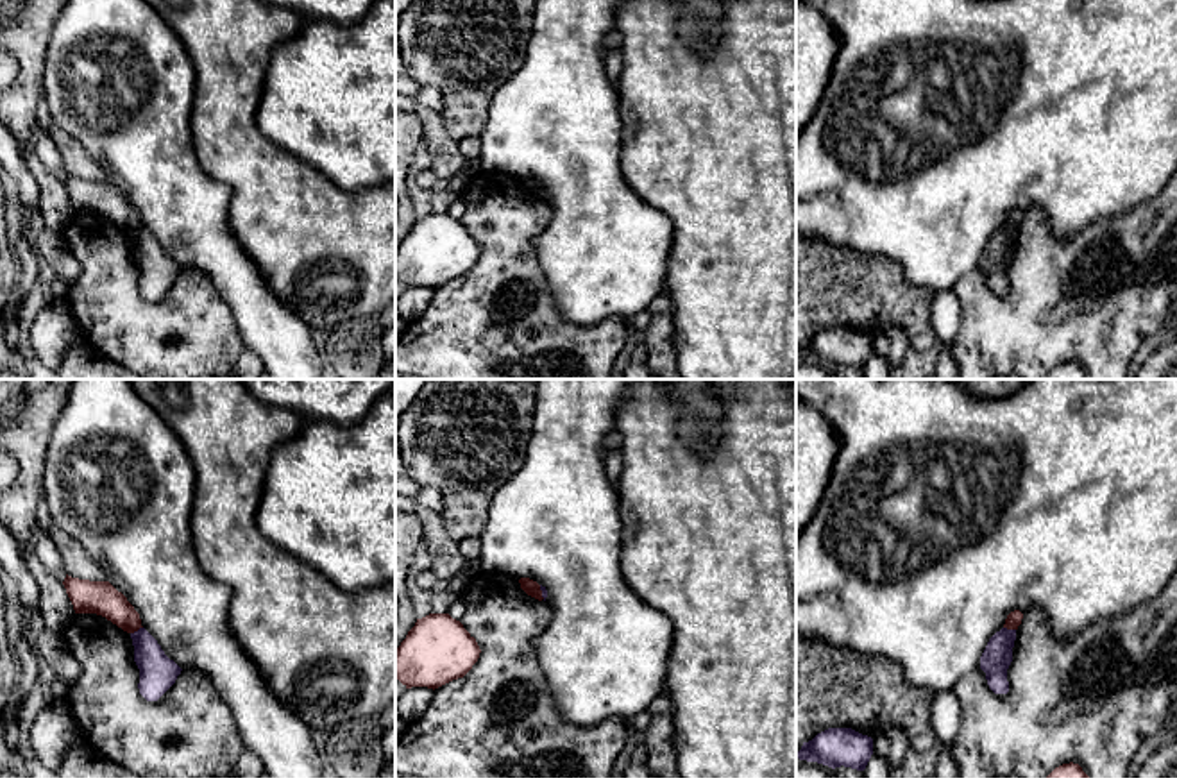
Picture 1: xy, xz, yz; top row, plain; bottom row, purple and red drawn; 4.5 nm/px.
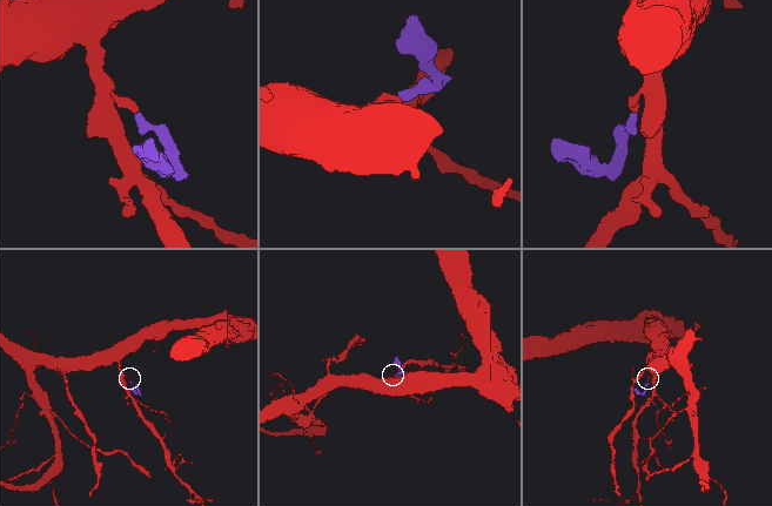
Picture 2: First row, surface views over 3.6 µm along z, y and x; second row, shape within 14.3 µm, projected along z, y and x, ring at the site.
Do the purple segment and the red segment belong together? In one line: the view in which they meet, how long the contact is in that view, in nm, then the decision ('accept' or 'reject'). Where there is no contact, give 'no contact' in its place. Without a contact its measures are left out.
xy | 70 nm | reject

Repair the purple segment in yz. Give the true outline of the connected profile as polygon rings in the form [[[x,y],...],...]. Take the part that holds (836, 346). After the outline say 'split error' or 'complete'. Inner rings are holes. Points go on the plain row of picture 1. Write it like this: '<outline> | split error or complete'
[[[828,327],[803,342],[796,358],[835,367],[864,370],[873,354],[873,338],[851,327]]] | complete

